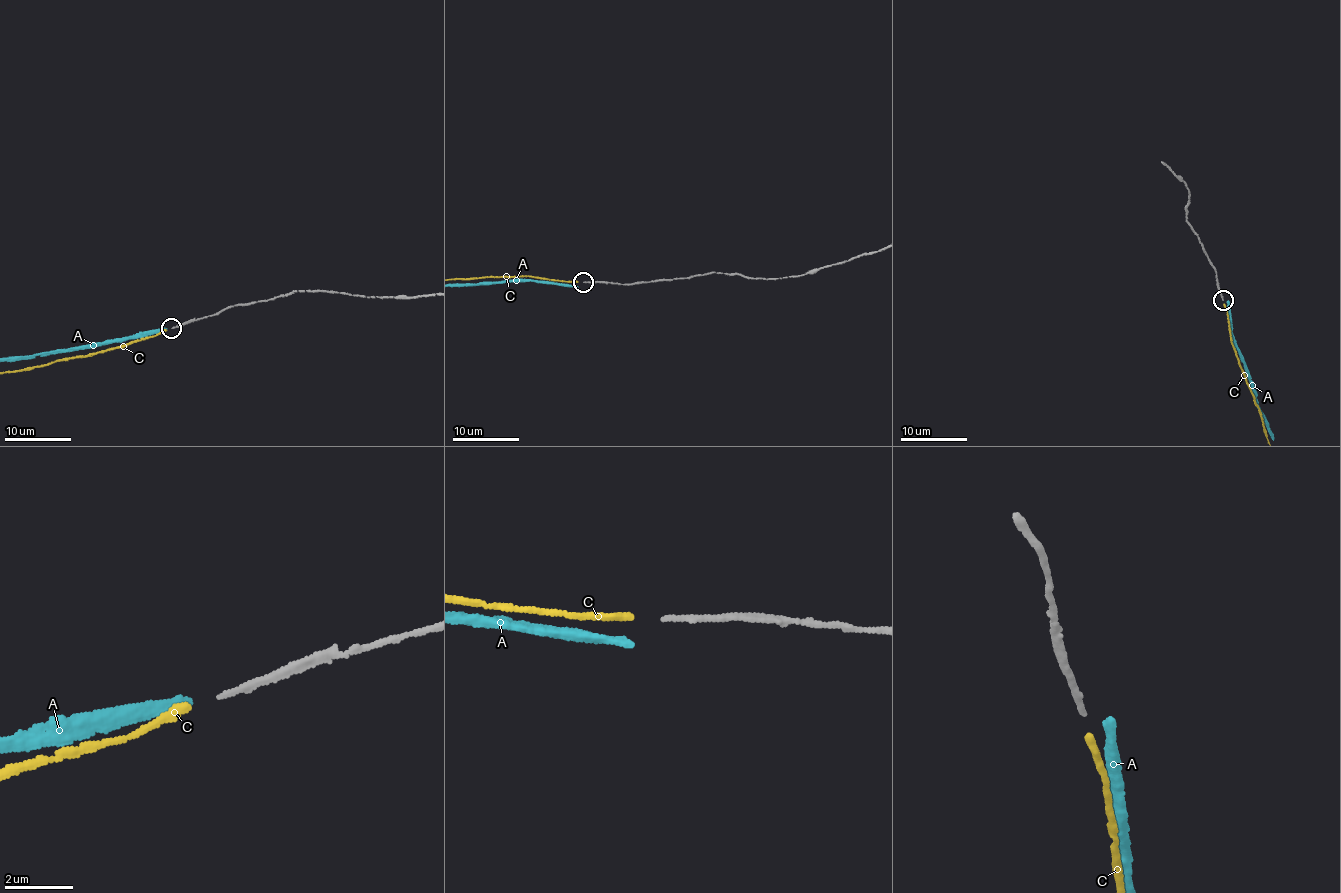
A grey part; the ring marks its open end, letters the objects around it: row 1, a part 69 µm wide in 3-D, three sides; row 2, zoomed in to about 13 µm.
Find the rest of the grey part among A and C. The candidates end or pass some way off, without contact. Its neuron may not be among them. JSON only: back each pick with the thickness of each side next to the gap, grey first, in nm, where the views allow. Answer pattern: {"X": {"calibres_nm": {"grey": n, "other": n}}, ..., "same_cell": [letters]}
{"C": {"calibres_nm": {"grey": 140, "other": 240}}, "same_cell": ["C"]}

